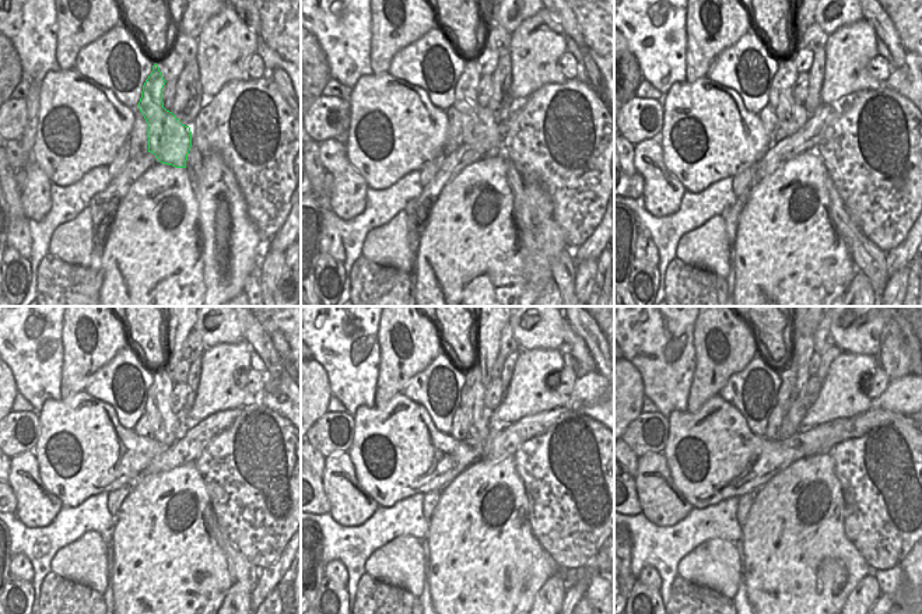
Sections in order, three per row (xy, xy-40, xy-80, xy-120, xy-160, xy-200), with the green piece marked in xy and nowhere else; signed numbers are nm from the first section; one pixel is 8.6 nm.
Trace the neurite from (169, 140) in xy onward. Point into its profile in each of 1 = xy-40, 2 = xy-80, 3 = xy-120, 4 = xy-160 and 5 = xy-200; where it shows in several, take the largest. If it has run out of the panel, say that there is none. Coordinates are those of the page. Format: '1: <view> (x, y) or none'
1: xy-40 (477, 123)
2: xy-80 (791, 115)
3: xy-120 (165, 425)
4: xy-160 (472, 399)
5: xy-200 (786, 395)

